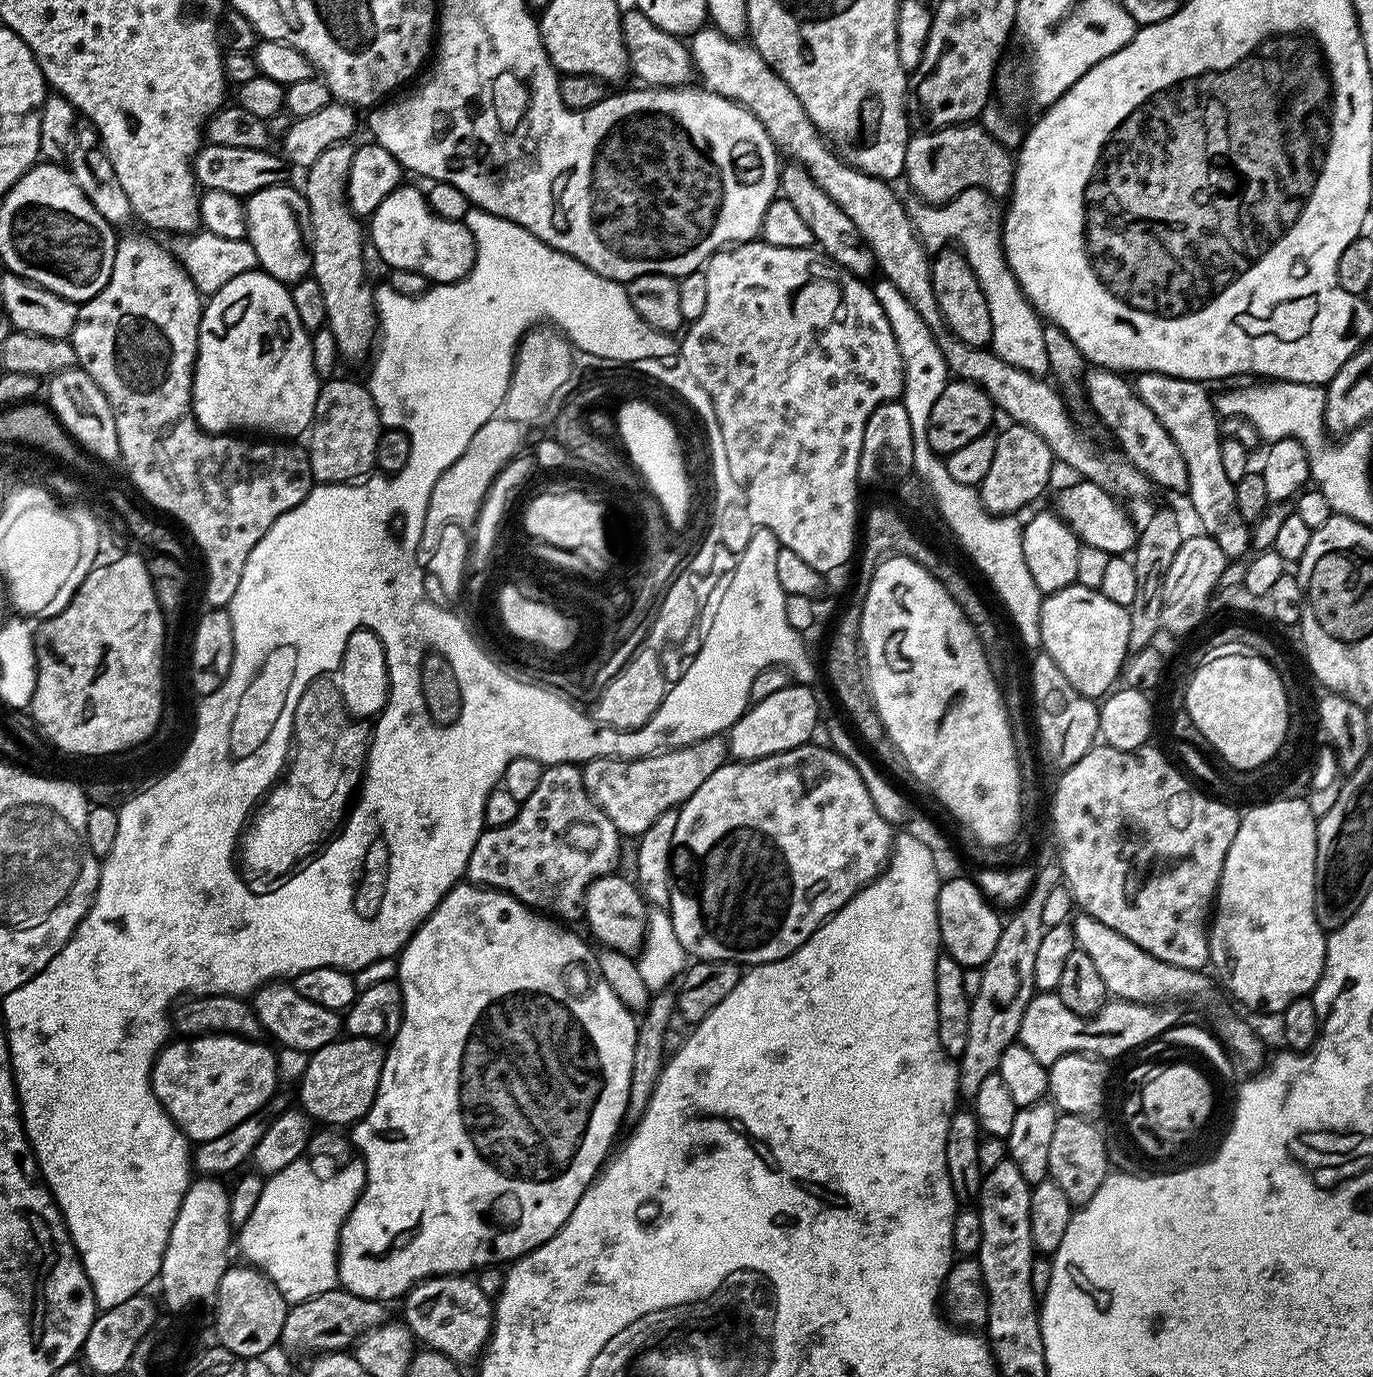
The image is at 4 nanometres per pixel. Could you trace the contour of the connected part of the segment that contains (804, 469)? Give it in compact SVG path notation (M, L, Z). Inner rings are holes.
M763 238L748 240L745 244L733 244L722 248L708 260L703 269L706 274L706 310L702 318L691 321L679 341L682 358L694 374L695 381L716 401L714 411L721 426L722 440L726 444L730 474L737 485L744 484L748 495L746 505L749 516L756 526L769 528L778 538L781 548L794 550L802 562L814 566L821 574L829 574L840 568L852 556L852 547L858 544L858 522L856 526L856 484L860 480L858 462L862 450L862 438L866 422L878 406L891 400L900 400L904 394L904 367L902 354L898 354L898 342L894 342L894 330L882 314L875 291L868 288L863 279L847 272L841 264L835 264L815 247L791 248L770 246Z

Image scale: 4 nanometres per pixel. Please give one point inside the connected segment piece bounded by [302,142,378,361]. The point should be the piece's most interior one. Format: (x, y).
(337, 237)

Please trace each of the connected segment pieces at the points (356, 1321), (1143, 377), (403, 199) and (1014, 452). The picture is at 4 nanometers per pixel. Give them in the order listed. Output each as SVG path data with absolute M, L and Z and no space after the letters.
M343 1290L318 1294L306 1302L289 1307L279 1347L304 1357L321 1352L343 1352L351 1349L365 1332L385 1323L384 1308L385 1305L379 1300L367 1300Z
M1141 372L1135 377L1134 387L1142 402L1154 410L1158 422L1166 426L1170 438L1178 446L1188 471L1186 499L1192 503L1192 512L1201 524L1203 535L1218 542L1222 554L1230 558L1244 558L1252 548L1252 528L1239 513L1236 505L1236 485L1226 478L1222 467L1221 434L1213 397L1203 383L1157 372Z
M395 188L370 217L370 242L378 246L378 254L389 269L416 271L432 284L452 284L460 280L474 266L476 243L465 224L447 220L433 212L428 197L416 188Z
M1009 423L1008 429L1004 433L996 436L996 445L994 446L994 462L990 470L986 473L986 478L978 485L980 501L986 506L988 512L993 512L995 516L1010 516L1020 514L1027 504L1032 504L1048 488L1048 479L1052 476L1052 464L1054 457L1050 446L1026 426L1021 424Z

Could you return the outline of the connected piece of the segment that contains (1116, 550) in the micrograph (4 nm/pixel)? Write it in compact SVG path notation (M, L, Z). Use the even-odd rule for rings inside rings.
M1083 478L1068 484L1056 496L1055 511L1061 520L1075 534L1081 545L1094 550L1106 550L1109 556L1123 556L1131 553L1136 547L1138 528L1132 525L1130 517L1124 513L1124 508L1117 497L1112 496L1102 486Z

